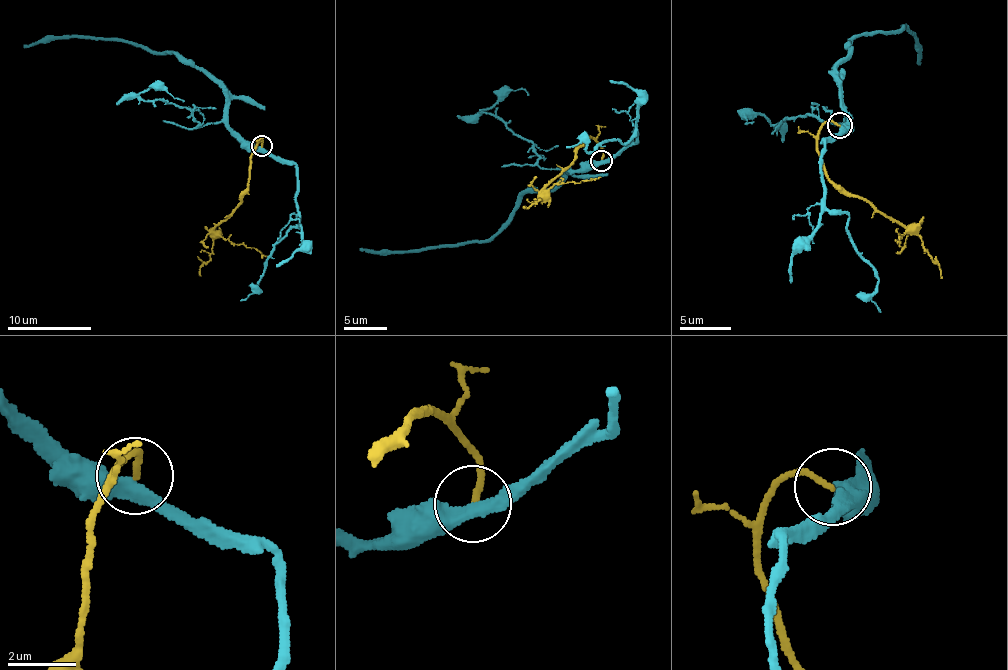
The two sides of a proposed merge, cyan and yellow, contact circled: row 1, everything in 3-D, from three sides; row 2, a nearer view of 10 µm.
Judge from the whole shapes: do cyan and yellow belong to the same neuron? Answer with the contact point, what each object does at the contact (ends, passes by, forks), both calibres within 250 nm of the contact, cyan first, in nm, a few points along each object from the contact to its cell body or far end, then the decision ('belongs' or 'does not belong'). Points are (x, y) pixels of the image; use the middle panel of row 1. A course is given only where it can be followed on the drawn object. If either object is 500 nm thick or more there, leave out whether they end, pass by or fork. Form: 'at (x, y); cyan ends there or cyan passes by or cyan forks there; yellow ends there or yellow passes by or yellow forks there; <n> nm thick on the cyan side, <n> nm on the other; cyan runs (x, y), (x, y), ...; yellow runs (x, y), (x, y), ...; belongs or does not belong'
at (601, 160); cyan passes by; yellow ends there; 400 nm thick on the cyan side, 160 nm on the other; cyan runs (601, 162), (568, 168), (569, 175), (554, 186), (523, 194), (490, 238), (421, 251), (360, 247); yellow runs (601, 160), (603, 151), (587, 136), (573, 165), (543, 190), (600, 177); belongs

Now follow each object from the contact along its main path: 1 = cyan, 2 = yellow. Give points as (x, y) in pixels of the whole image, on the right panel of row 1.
1: (842, 126), (847, 114), (835, 68), (848, 60), (851, 41), (906, 27), (914, 33), (916, 64)
2: (839, 126), (826, 121), (819, 133), (822, 170), (838, 186), (867, 198), (905, 226), (898, 244)

